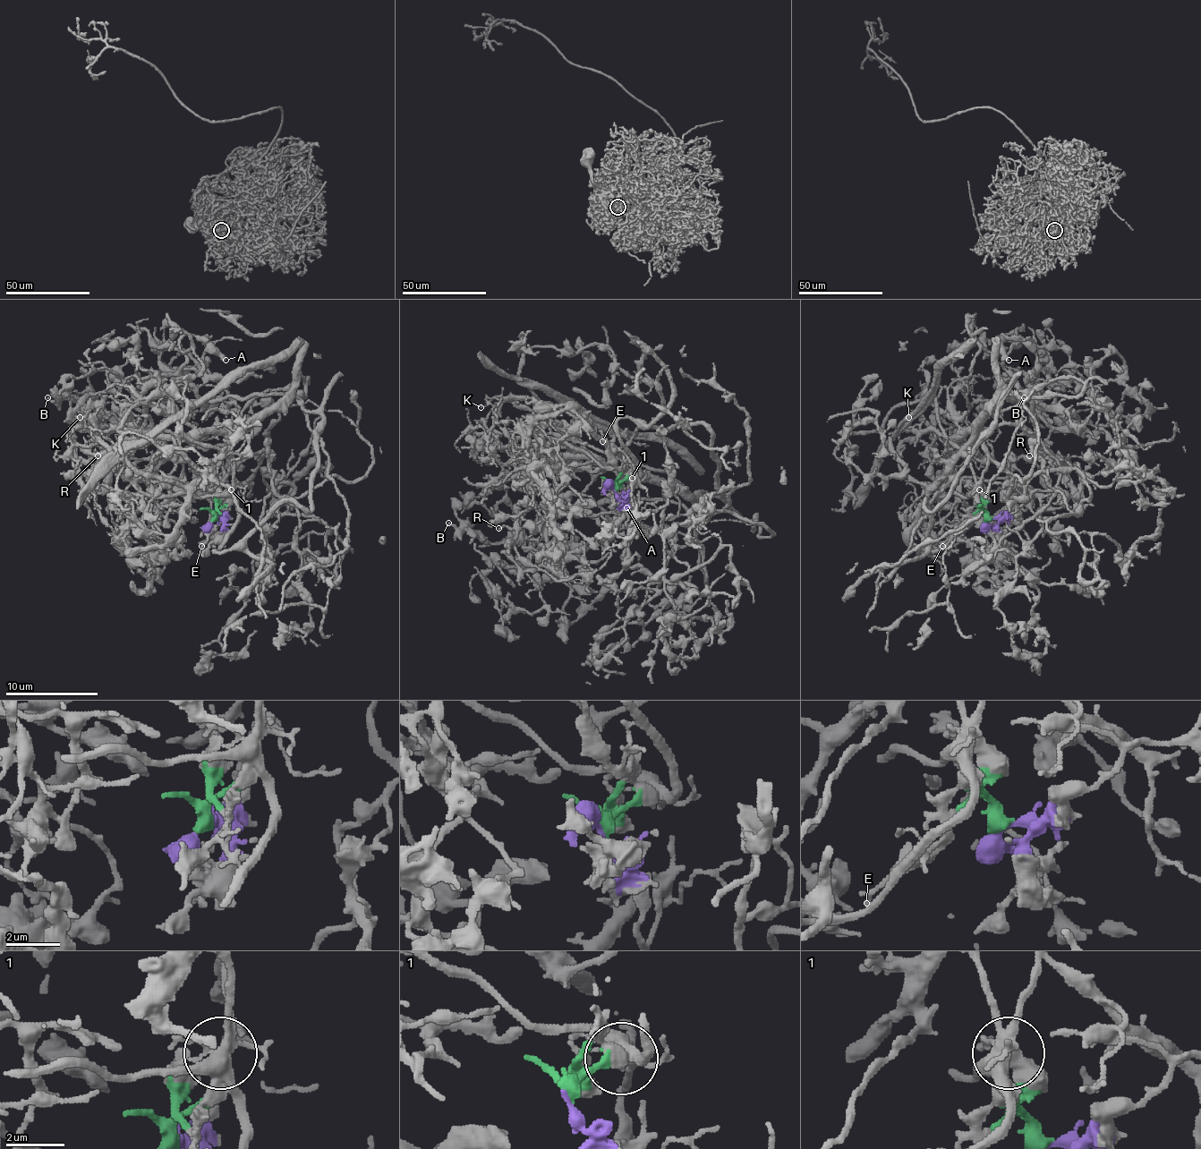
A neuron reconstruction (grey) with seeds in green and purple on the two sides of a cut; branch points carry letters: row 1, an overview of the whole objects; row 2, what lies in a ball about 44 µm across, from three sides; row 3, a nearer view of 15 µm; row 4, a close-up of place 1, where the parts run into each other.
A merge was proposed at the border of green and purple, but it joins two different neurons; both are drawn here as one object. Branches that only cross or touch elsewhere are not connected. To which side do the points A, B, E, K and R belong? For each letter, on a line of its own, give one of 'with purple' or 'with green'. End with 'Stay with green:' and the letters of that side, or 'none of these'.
A: with purple
B: with purple
E: with green
K: with green
R: with green
Stay with green: E, K, R

